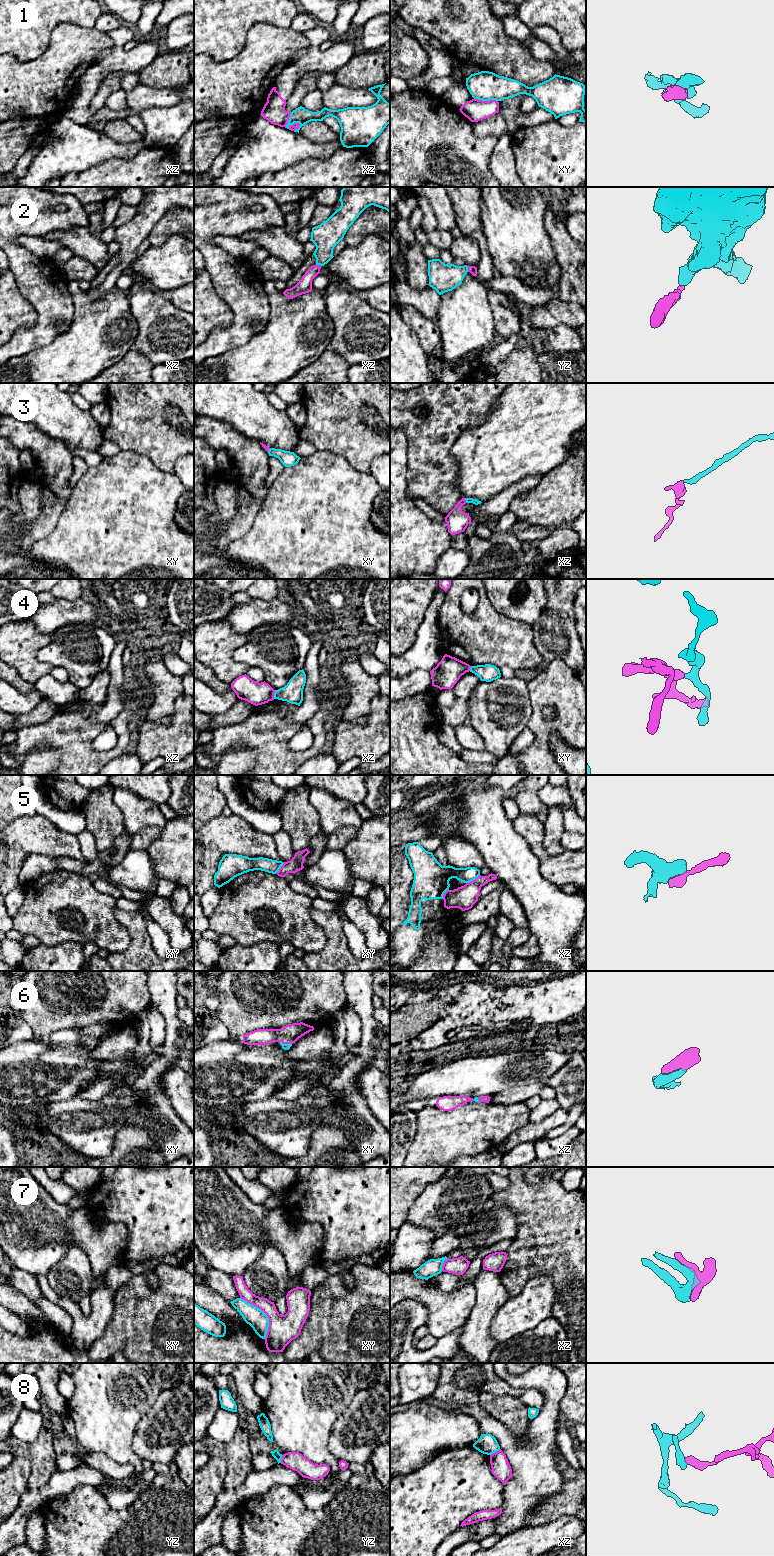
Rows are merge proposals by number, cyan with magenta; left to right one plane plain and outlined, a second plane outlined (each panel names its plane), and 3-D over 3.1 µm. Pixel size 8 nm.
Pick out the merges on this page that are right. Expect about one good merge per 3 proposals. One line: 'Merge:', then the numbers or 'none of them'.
Merge: 2, 3, 6

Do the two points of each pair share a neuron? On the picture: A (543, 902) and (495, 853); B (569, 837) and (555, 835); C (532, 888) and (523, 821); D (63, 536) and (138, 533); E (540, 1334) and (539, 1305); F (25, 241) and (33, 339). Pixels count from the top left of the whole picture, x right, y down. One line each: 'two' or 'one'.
A: one
B: two
C: two
D: one
E: two
F: two

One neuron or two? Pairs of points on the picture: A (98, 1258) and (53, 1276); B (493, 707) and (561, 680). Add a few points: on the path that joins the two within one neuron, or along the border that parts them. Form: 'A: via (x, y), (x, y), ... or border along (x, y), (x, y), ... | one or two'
A: border along (69, 1248), (85, 1253), (97, 1277), (112, 1266) | two
B: border along (526, 682), (532, 710), (531, 716) | two

